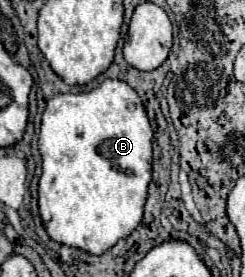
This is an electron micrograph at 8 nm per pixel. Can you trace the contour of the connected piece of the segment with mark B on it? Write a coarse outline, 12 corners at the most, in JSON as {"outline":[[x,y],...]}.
{"outline":[[122,79],[46,103],[48,235],[102,255],[142,221],[152,125]]}

